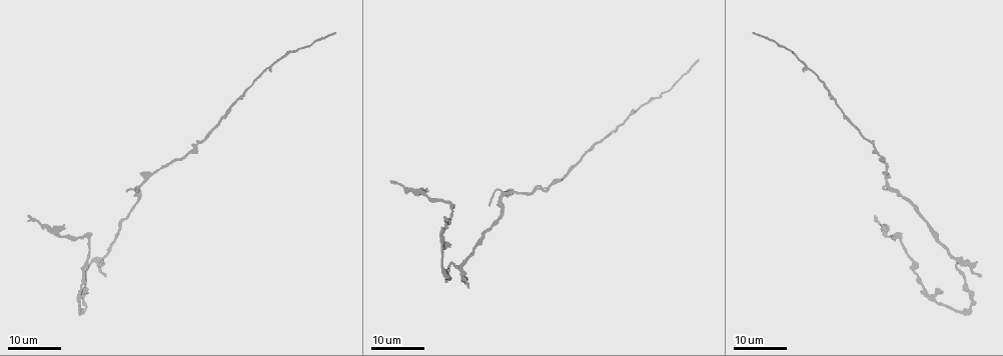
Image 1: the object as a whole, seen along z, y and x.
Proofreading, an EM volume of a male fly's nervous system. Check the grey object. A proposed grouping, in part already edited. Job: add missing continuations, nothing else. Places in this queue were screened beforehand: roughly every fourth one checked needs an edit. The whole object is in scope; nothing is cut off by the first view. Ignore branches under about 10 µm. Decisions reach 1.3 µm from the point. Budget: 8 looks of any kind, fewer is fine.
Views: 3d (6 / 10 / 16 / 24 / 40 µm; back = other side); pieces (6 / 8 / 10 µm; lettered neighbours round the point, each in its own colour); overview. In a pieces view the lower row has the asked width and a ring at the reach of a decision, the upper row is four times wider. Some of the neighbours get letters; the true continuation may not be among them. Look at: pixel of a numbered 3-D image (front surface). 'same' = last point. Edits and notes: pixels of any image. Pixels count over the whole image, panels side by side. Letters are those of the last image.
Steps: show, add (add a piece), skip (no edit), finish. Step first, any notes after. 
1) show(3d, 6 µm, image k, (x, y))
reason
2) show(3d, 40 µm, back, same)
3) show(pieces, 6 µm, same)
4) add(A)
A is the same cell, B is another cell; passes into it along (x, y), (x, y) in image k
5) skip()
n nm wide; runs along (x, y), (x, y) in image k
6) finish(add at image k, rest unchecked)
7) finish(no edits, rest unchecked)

show(3d, 16 µm, image 1, (28, 216))
long arm stops here

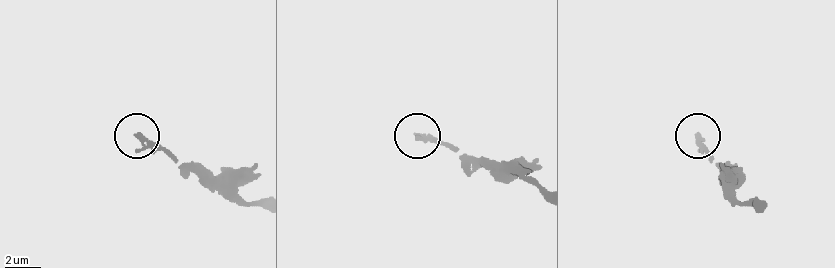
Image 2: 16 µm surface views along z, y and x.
show(pieces, 8 µm, image 2, (700, 135))

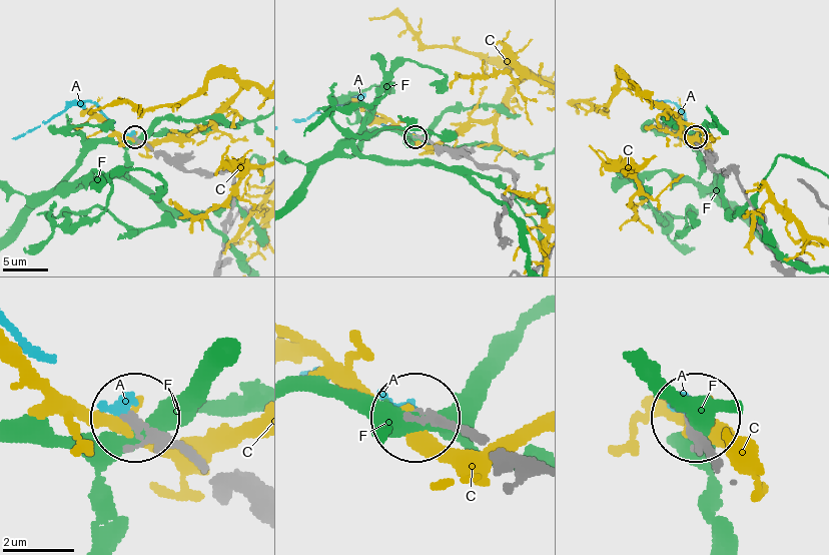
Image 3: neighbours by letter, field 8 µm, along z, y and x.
add(A)
170 nm wide; A is the same cell, C and F are other cells; passes into it along (217, 477), (124, 420), (14, 328) in image 3; it goes on there

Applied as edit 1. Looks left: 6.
show(overview)

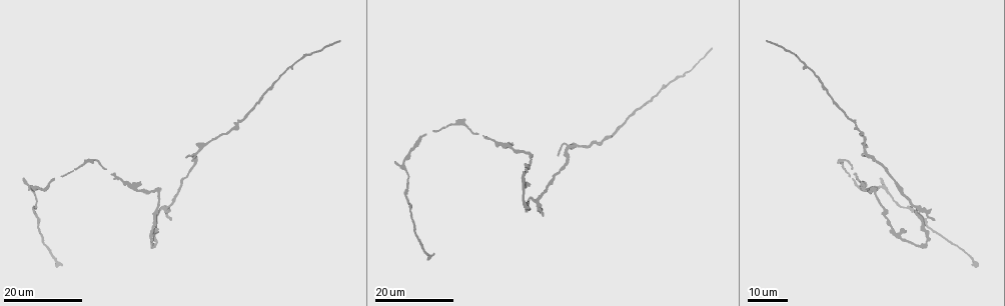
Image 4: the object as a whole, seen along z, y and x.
show(3d, 24 µm, image 4, (169, 220))
branch stops here

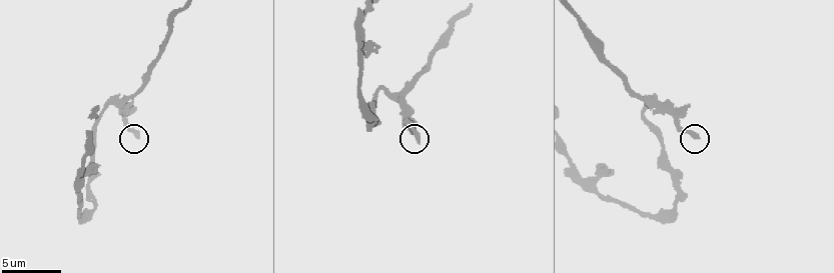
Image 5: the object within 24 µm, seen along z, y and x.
show(pieces, 10 µm, image 5, (419, 144))

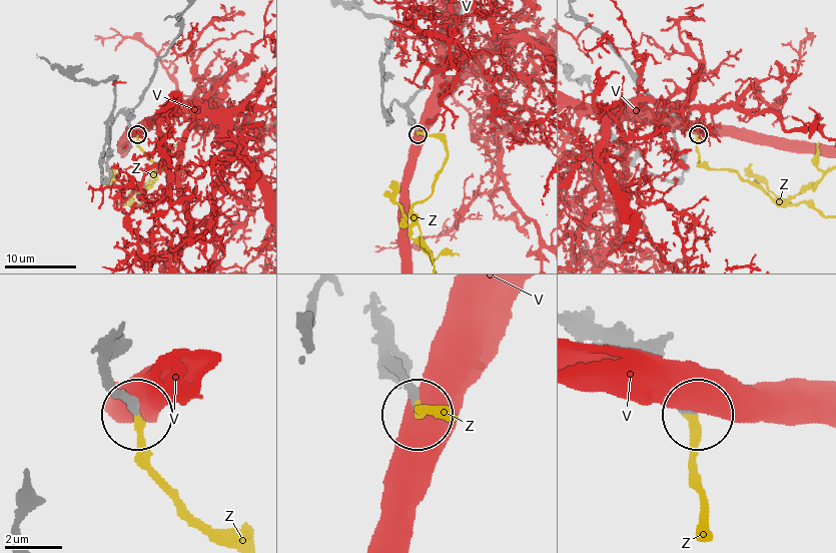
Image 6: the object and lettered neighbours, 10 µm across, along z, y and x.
add(Z)
250 nm wide; Z is the same cell, V is another cell; passes into it along (407, 115), (446, 152), (433, 191), (413, 205) in image 6; the neuron continues

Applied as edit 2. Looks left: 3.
show(pieces, 8 µm, image 5, (378, 46))
an open end

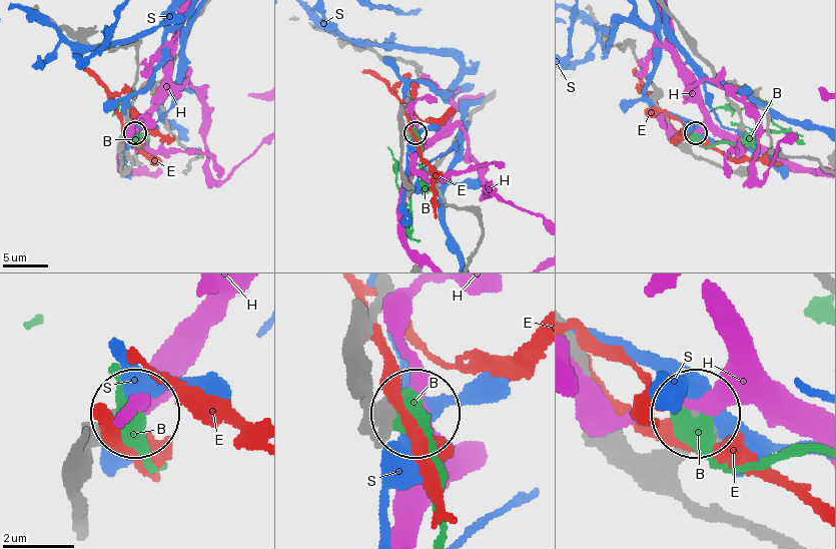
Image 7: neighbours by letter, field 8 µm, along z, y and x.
skip()
270 nm wide; B, E, H and S are other cells; runs along (767, 537), (722, 522), (680, 483), (695, 411) in image 7; no lettered piece goes on from it

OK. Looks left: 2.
show(3d, 24 µm, image 1, (335, 31))
tapers out

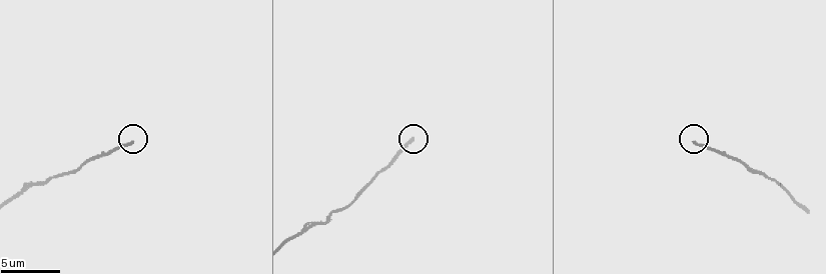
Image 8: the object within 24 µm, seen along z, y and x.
show(pieces, 8 µm, image 8, (132, 142))

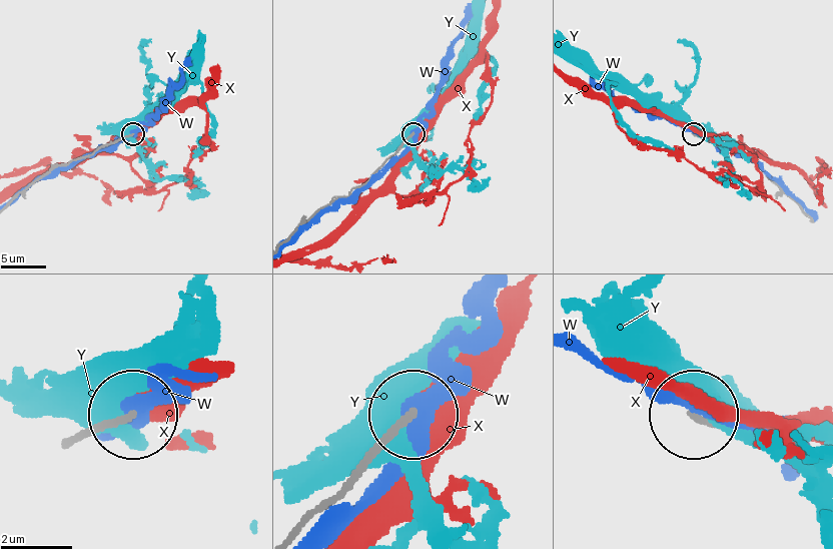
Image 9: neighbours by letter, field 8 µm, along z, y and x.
skip()
W, X and Y are other cells; runs along (69, 443), (129, 419) in image 9; no lettered piece goes on from it

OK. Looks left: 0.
finish(add at image 3, add at image 6, rest unchecked)

